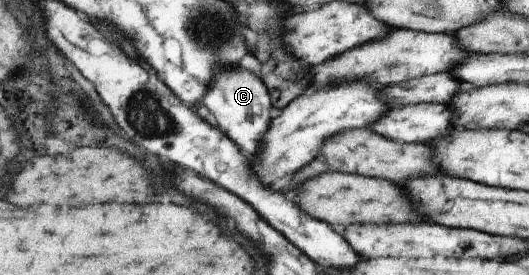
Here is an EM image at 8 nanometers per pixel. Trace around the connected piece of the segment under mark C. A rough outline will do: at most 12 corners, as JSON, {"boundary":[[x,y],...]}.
{"boundary":[[239,66],[213,77],[203,107],[255,155],[271,115],[265,85]]}

